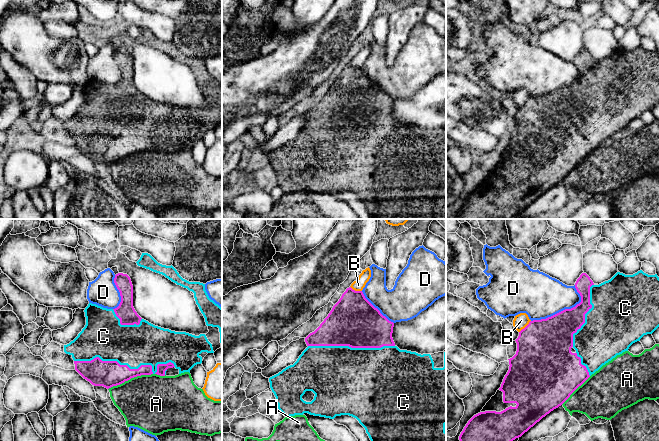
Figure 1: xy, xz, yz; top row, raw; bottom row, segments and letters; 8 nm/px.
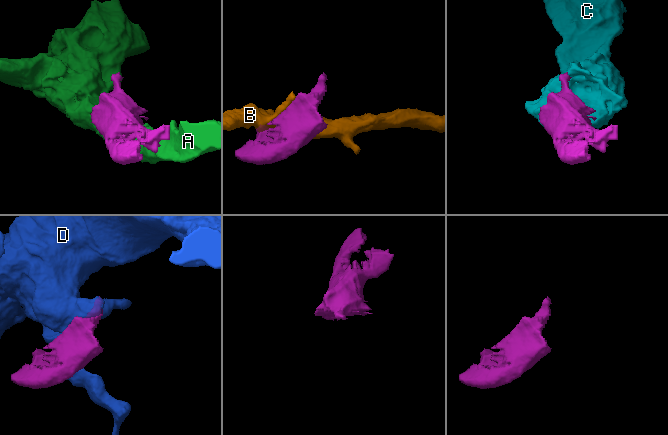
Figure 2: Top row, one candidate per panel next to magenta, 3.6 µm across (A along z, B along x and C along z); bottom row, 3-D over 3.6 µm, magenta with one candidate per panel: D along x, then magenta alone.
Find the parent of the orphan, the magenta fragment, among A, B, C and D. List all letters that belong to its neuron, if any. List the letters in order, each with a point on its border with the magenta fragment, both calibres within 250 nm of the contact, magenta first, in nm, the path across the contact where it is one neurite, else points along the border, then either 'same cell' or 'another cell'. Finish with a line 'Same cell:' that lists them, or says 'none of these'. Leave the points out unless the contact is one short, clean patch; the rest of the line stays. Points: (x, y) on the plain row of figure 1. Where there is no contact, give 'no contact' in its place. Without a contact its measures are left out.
A: meets magenta in xy at (130, 154); 200 nm thick on the magenta side, 440 nm on the other; another cell
B: meets magenta in yz at (526, 102); 440 nm thick on the magenta side, 120 nm on the other; another cell
C: meets magenta in xy at (128, 143); 200 nm thick on the magenta side, 340 nm on the other; same cell
D: meets magenta in yz at (563, 86); 340 nm thick on the magenta side, 360 nm on the other; another cell
Same cell: C

